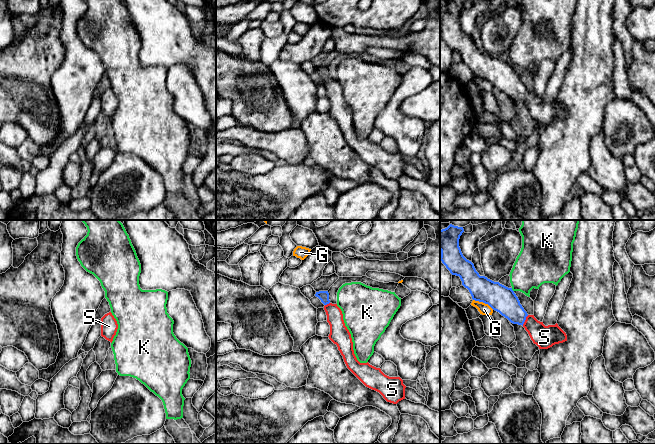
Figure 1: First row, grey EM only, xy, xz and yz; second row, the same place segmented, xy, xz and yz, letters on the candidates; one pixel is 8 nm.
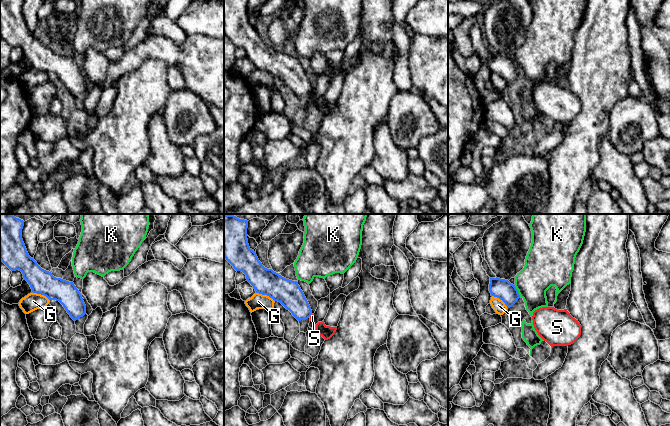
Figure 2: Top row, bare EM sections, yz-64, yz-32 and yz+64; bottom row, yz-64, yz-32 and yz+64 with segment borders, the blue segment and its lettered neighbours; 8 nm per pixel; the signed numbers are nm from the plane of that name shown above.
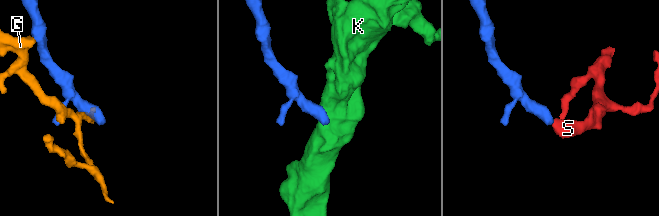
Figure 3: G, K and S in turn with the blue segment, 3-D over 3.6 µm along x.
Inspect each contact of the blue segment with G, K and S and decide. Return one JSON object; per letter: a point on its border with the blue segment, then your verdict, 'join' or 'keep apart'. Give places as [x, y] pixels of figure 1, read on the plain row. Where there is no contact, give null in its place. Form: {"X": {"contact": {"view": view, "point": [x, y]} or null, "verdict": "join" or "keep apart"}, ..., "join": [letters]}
{"G": {"contact": {"view": "yz", "point": [483, 78]}, "verdict": "keep apart"}, "K": {"contact": {"view": "yz", "point": [512, 66]}, "verdict": "keep apart"}, "S": {"contact": {"view": "yz", "point": [525, 95]}, "verdict": "join"}, "join": ["S"]}

